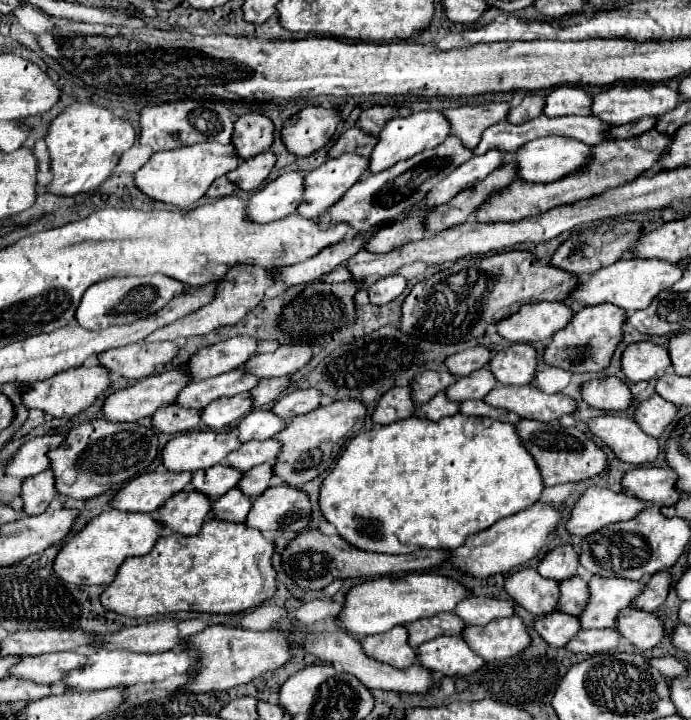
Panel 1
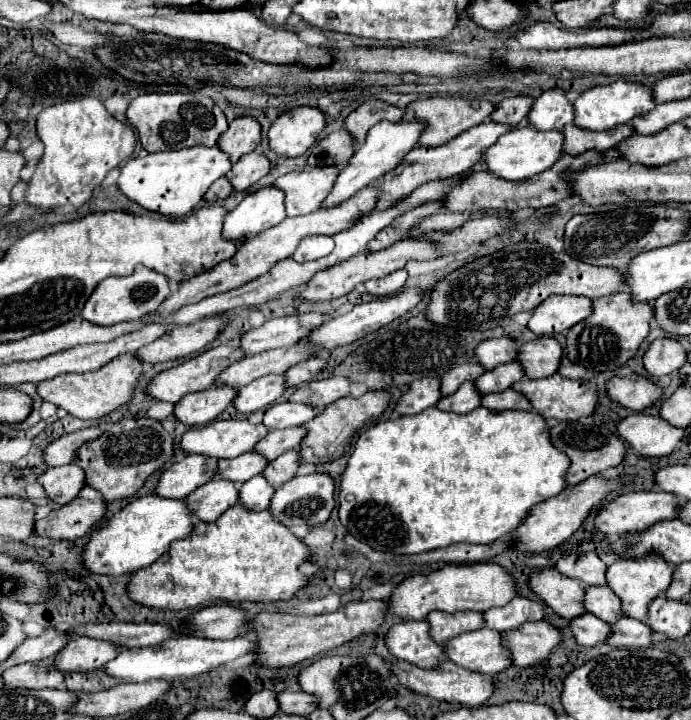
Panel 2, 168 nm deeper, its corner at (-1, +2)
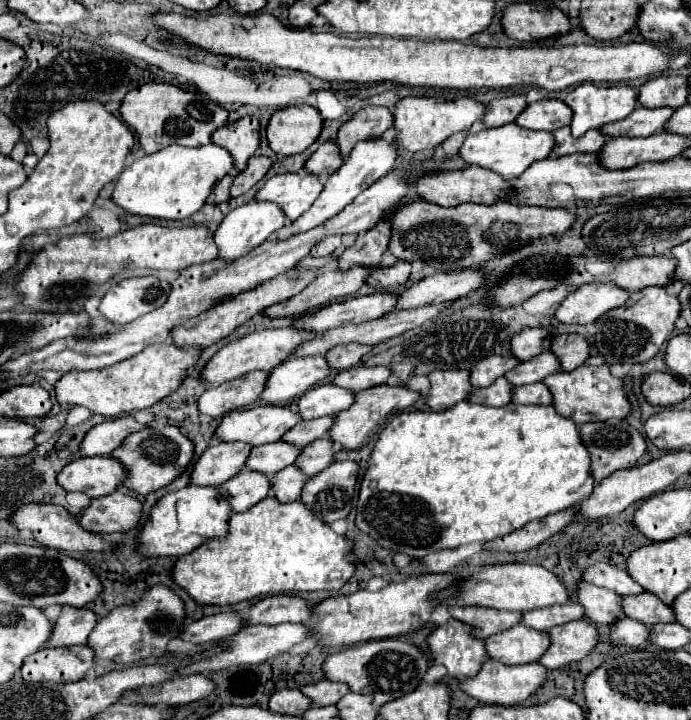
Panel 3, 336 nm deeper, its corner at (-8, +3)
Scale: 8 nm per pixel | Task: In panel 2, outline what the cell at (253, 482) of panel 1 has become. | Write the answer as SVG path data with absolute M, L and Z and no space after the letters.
M290 450L290 452L284 452L282 456L278 456L276 460L268 462L268 466L262 470L262 474L268 480L268 484L278 488L280 484L288 482L294 476L296 468L298 468L298 452Z

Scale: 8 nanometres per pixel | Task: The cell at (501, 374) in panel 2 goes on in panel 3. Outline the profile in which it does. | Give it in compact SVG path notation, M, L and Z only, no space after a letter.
M547 351L543 355L537 355L535 359L519 363L519 367L511 369L505 377L509 383L519 387L519 385L527 385L527 383L539 383L557 371L561 371L561 363L555 353Z

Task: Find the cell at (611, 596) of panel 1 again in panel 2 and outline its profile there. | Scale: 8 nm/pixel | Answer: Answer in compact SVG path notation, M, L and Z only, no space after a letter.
M654 554L648 556L646 560L616 560L614 564L608 566L606 580L608 580L610 590L618 594L624 616L644 622L648 604L656 596L660 596L672 582L672 566L668 566L664 560L660 560L660 556L654 556Z

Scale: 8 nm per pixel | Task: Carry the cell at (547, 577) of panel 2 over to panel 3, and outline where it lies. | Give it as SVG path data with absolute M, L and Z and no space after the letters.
M585 581L579 583L579 603L585 607L587 619L597 625L613 625L623 617L621 597L615 591L601 589Z

